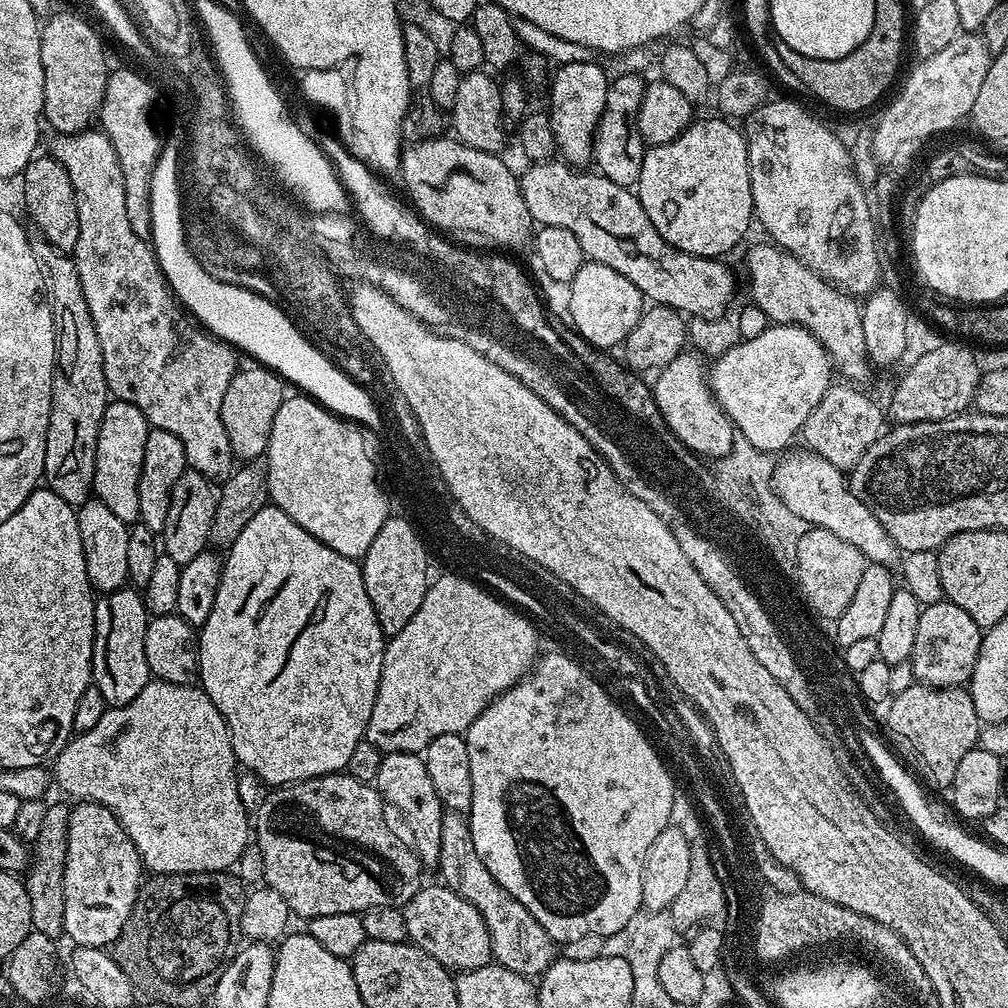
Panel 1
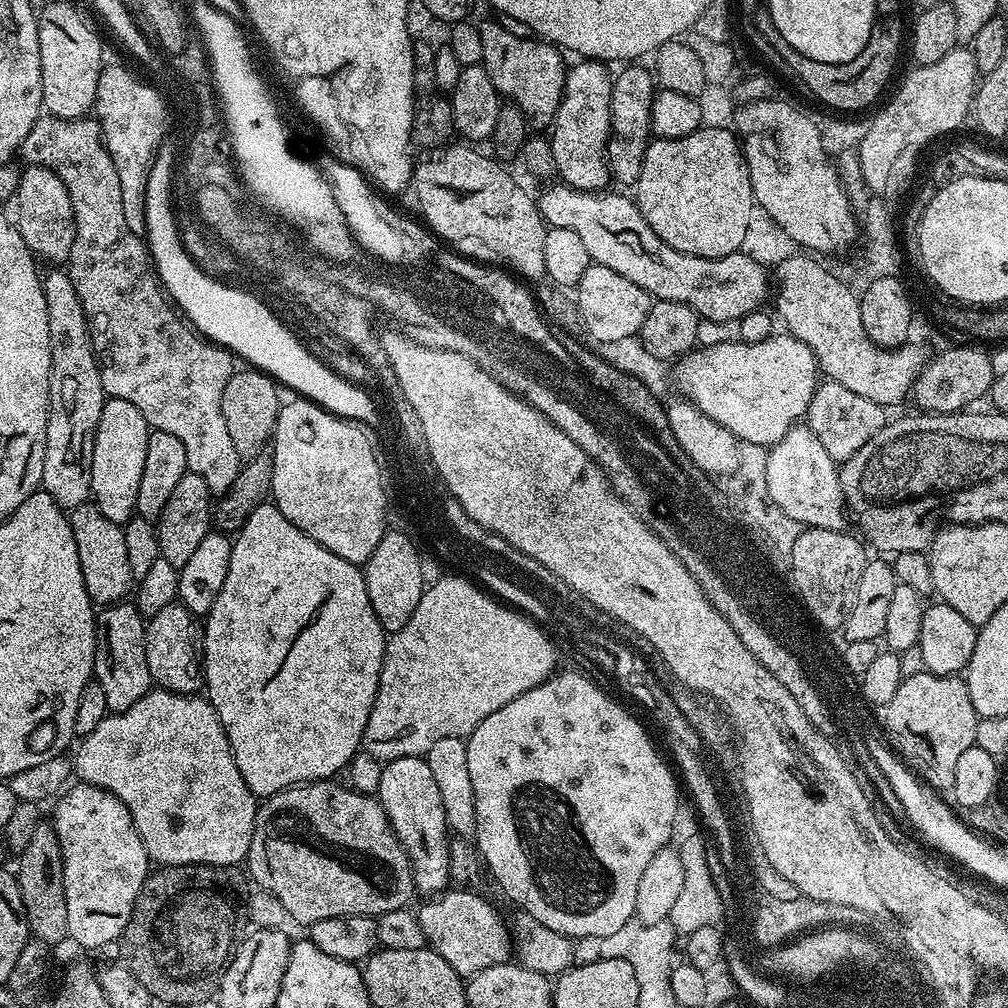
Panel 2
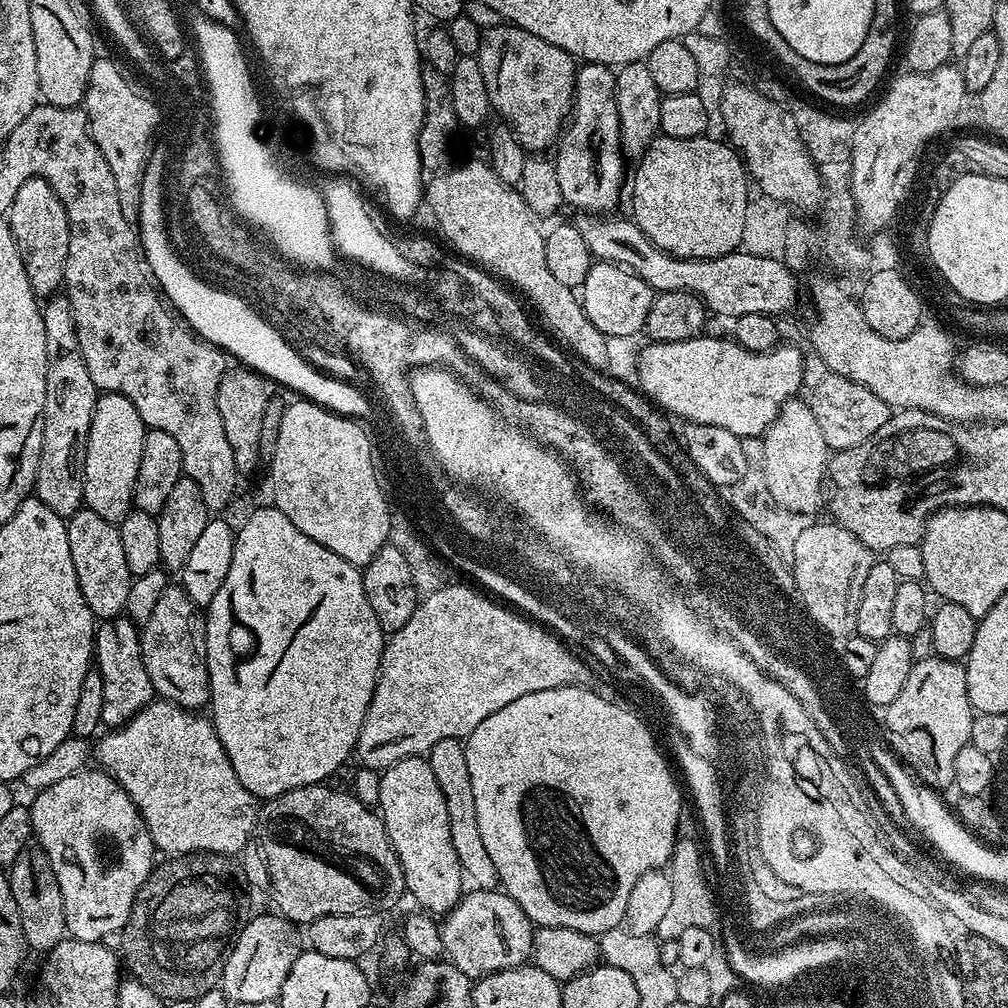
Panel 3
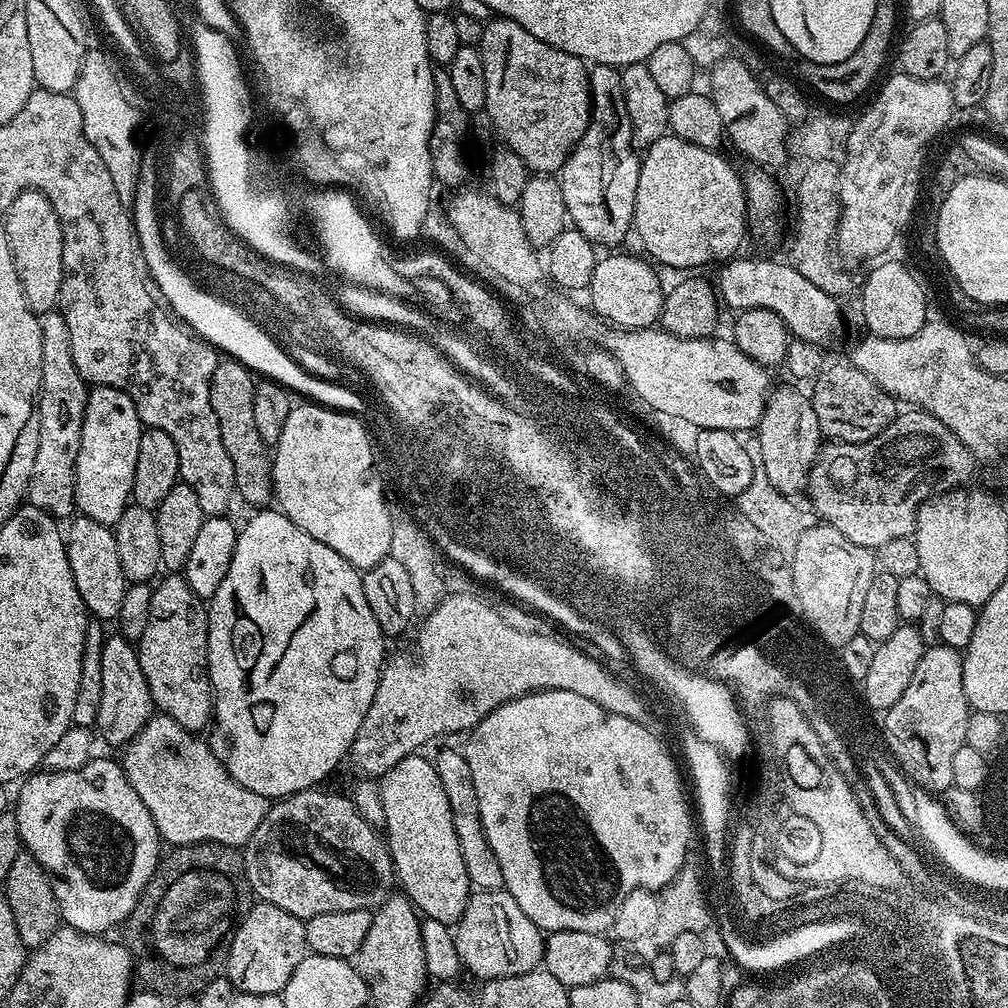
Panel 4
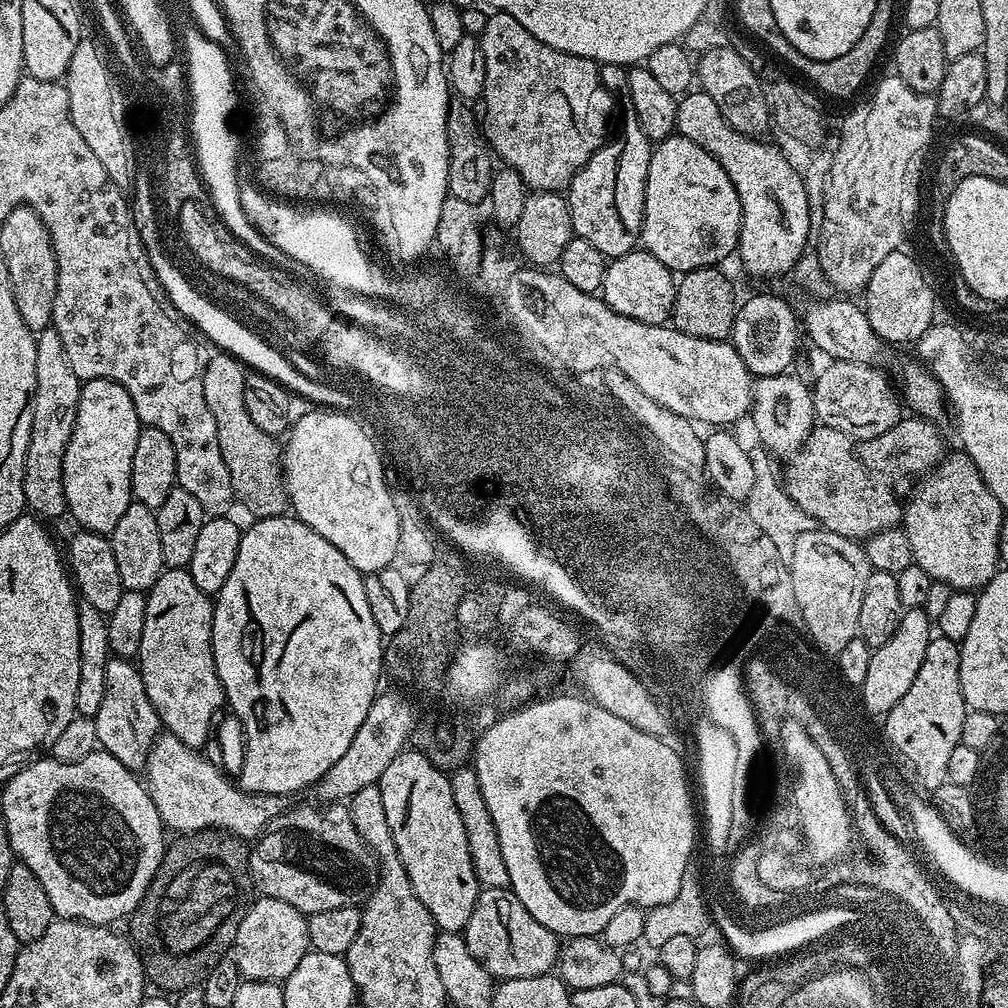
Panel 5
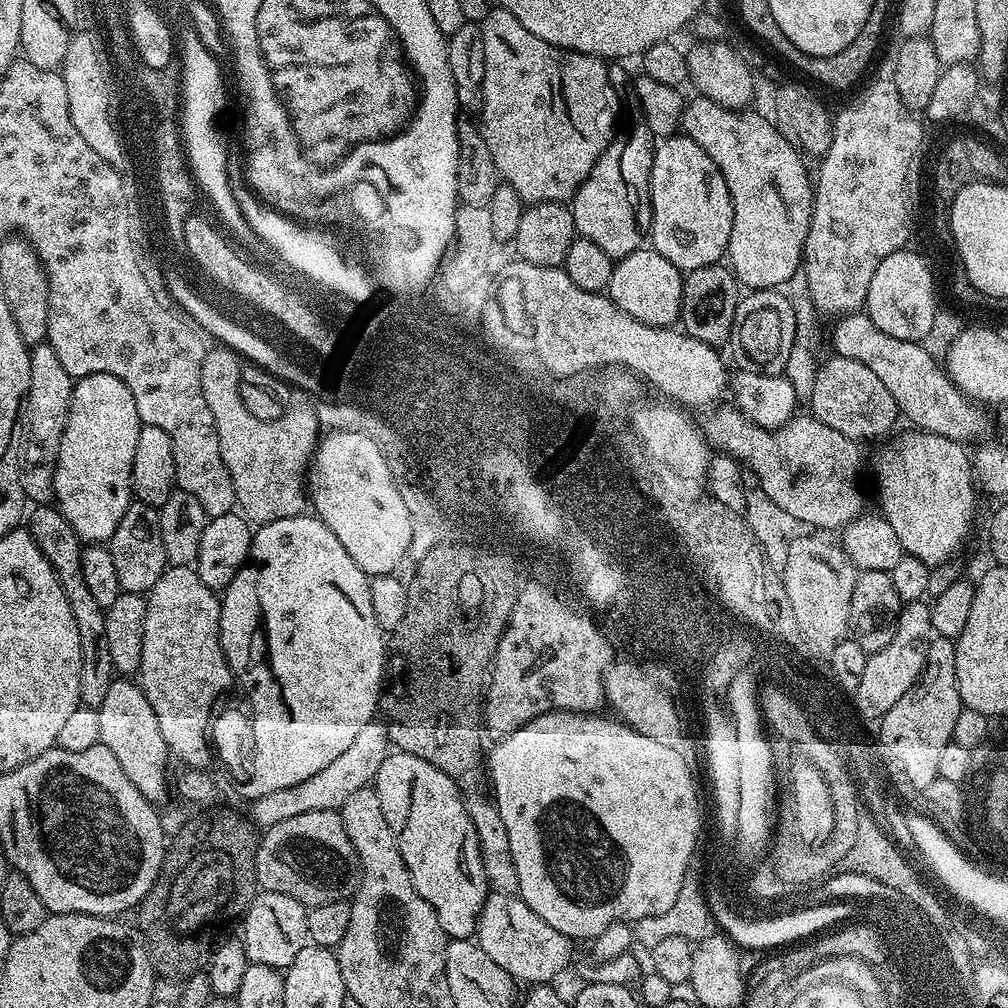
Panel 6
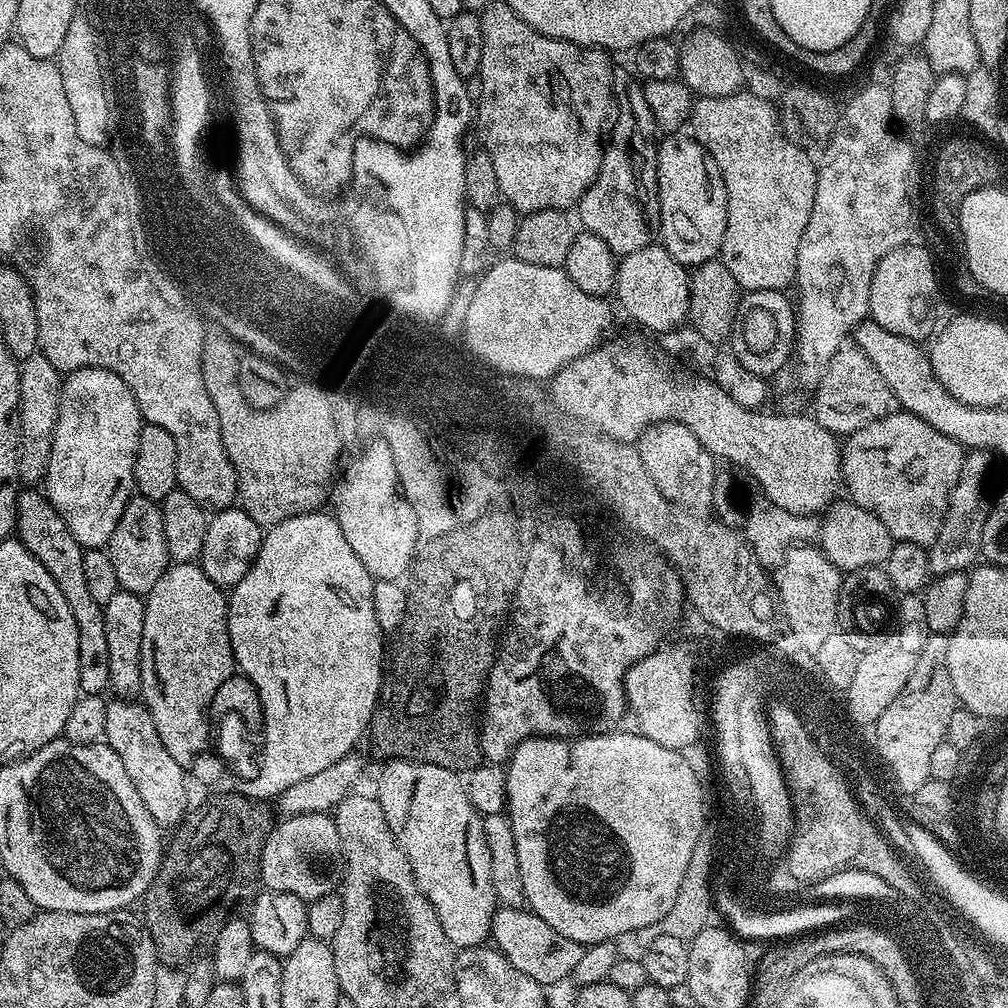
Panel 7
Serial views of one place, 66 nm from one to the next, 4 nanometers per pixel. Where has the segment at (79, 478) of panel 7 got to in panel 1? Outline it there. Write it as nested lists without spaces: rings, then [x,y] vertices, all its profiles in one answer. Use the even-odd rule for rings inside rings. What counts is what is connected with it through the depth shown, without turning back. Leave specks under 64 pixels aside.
[[[113,399],[106,406],[102,414],[102,426],[98,430],[98,446],[96,447],[96,461],[94,462],[94,478],[92,492],[95,499],[101,500],[111,512],[122,518],[122,522],[129,526],[140,519],[138,510],[138,482],[142,474],[142,454],[146,454],[146,438],[150,425],[142,410],[138,406],[130,406],[130,402]]]

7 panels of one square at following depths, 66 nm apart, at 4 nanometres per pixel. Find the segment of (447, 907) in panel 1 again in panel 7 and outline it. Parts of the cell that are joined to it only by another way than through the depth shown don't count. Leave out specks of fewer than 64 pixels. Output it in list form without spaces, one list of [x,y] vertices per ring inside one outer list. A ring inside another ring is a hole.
[[[518,906],[499,907],[492,919],[491,930],[493,945],[516,969],[528,974],[545,988],[571,977],[585,950],[585,945],[559,934],[536,913]]]

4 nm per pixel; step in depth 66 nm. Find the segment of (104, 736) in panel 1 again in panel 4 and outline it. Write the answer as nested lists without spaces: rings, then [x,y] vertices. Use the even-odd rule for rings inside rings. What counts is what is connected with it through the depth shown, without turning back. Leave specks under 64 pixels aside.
[[[163,714],[153,715],[152,719],[129,744],[123,745],[122,767],[130,786],[138,790],[138,798],[146,802],[150,818],[160,831],[161,841],[168,846],[186,844],[225,844],[228,848],[239,849],[247,845],[248,839],[258,830],[262,818],[270,807],[265,797],[246,790],[228,772],[228,765],[212,753],[203,735],[186,730],[174,722],[174,718]]]

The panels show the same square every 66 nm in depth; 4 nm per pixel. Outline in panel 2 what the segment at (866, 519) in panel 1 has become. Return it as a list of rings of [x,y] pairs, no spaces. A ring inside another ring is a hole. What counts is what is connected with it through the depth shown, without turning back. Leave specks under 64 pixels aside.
[[[794,426],[779,442],[767,449],[764,477],[772,503],[777,504],[790,518],[794,518],[794,522],[805,529],[845,531],[846,505],[840,485],[840,469],[837,461],[826,454],[826,446],[818,442],[811,428]]]

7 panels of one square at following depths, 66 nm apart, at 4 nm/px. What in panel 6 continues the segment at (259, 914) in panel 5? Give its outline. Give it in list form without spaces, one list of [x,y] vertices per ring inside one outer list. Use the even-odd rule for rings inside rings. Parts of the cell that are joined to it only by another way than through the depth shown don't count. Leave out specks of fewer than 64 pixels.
[[[259,891],[249,901],[243,920],[242,943],[249,963],[269,965],[271,968],[284,970],[298,956],[299,950],[307,947],[309,941],[307,908],[288,894]]]

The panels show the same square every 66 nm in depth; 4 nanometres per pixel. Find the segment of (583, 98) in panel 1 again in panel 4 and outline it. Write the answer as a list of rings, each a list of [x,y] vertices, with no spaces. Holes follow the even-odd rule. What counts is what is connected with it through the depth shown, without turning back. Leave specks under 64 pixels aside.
[[[593,64],[588,68],[588,94],[591,97],[592,112],[588,118],[588,128],[582,134],[582,138],[572,149],[571,154],[566,158],[566,162],[560,167],[558,179],[560,189],[562,190],[562,202],[566,202],[566,210],[571,227],[577,228],[582,235],[593,244],[603,246],[603,244],[620,244],[633,231],[634,225],[634,198],[638,194],[638,174],[640,173],[641,157],[637,149],[632,146],[632,127],[630,126],[630,114],[626,114],[626,98],[622,98],[622,78],[620,77],[620,68],[615,64]]]

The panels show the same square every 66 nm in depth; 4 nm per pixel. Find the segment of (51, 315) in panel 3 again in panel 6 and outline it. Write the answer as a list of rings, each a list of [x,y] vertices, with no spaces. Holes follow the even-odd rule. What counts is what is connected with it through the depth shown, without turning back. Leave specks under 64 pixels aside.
[[[46,342],[33,344],[30,348],[30,386],[26,397],[26,420],[28,437],[22,440],[20,453],[20,481],[25,497],[33,505],[48,506],[53,503],[54,470],[60,449],[60,439],[66,430],[66,418],[70,414],[70,398],[74,377],[66,374],[54,346]]]

